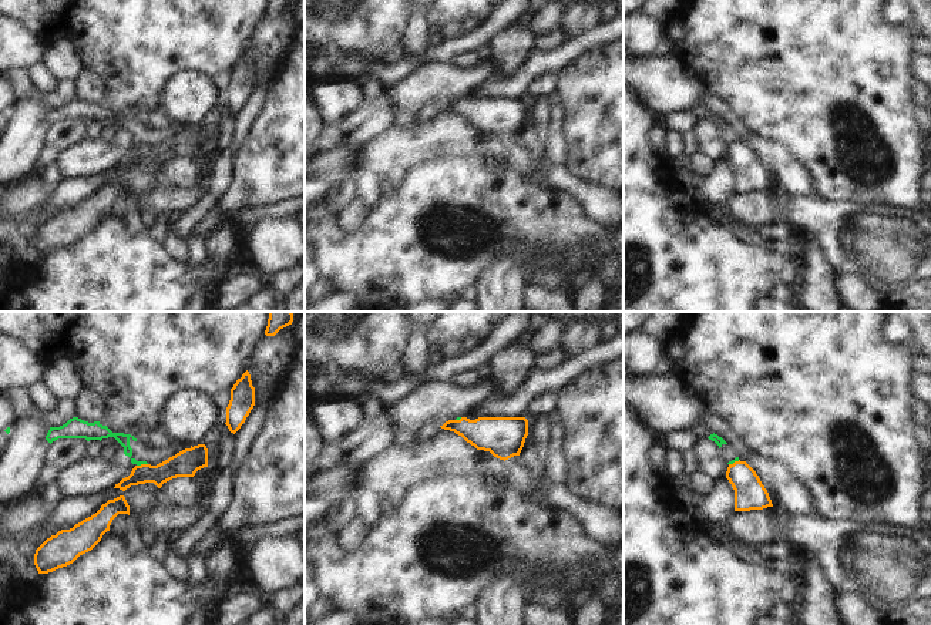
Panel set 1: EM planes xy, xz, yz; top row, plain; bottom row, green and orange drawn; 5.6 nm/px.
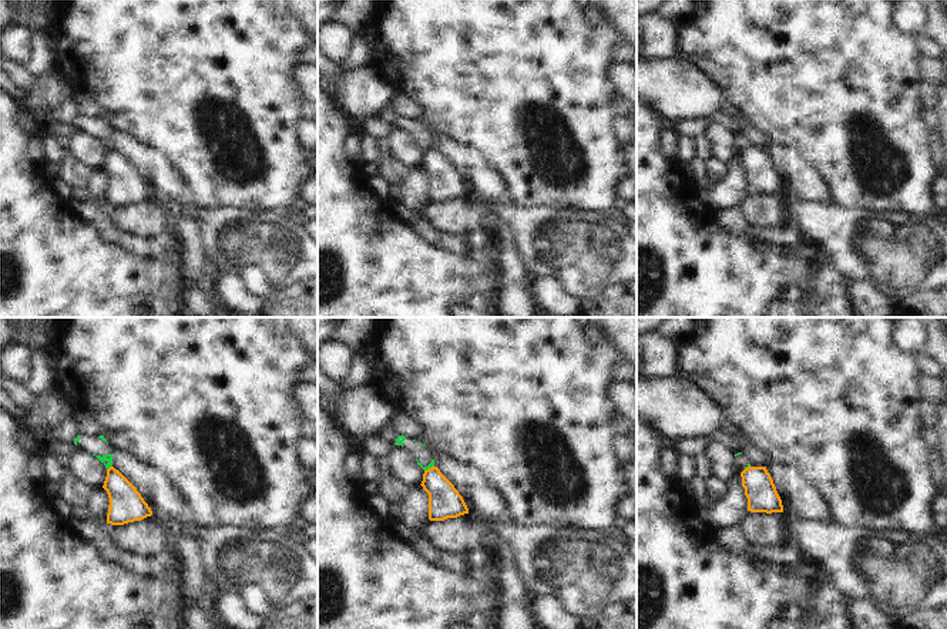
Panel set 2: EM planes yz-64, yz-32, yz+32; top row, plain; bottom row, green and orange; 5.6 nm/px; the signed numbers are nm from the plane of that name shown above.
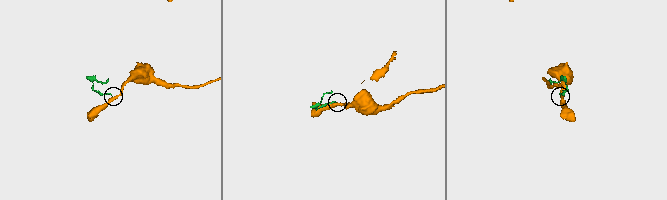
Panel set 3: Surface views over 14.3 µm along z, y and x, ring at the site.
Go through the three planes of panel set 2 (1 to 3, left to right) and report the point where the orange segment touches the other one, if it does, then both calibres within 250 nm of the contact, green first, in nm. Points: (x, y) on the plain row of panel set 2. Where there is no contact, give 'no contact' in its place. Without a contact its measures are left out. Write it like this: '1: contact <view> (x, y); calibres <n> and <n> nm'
1: contact yz-64 (108, 148); calibres 50 and 190 nm
2: contact yz-32 (429, 148); calibres 20 and 190 nm
3: contact yz+32 (746, 148); calibres 20 and 180 nm

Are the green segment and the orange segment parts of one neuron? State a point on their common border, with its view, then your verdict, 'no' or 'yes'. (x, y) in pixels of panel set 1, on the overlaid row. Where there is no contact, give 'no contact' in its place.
xy (141, 463) | no

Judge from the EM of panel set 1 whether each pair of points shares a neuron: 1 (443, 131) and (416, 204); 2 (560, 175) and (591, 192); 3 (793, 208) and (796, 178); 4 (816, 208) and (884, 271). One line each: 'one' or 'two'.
1: two
2: one
3: two
4: one

